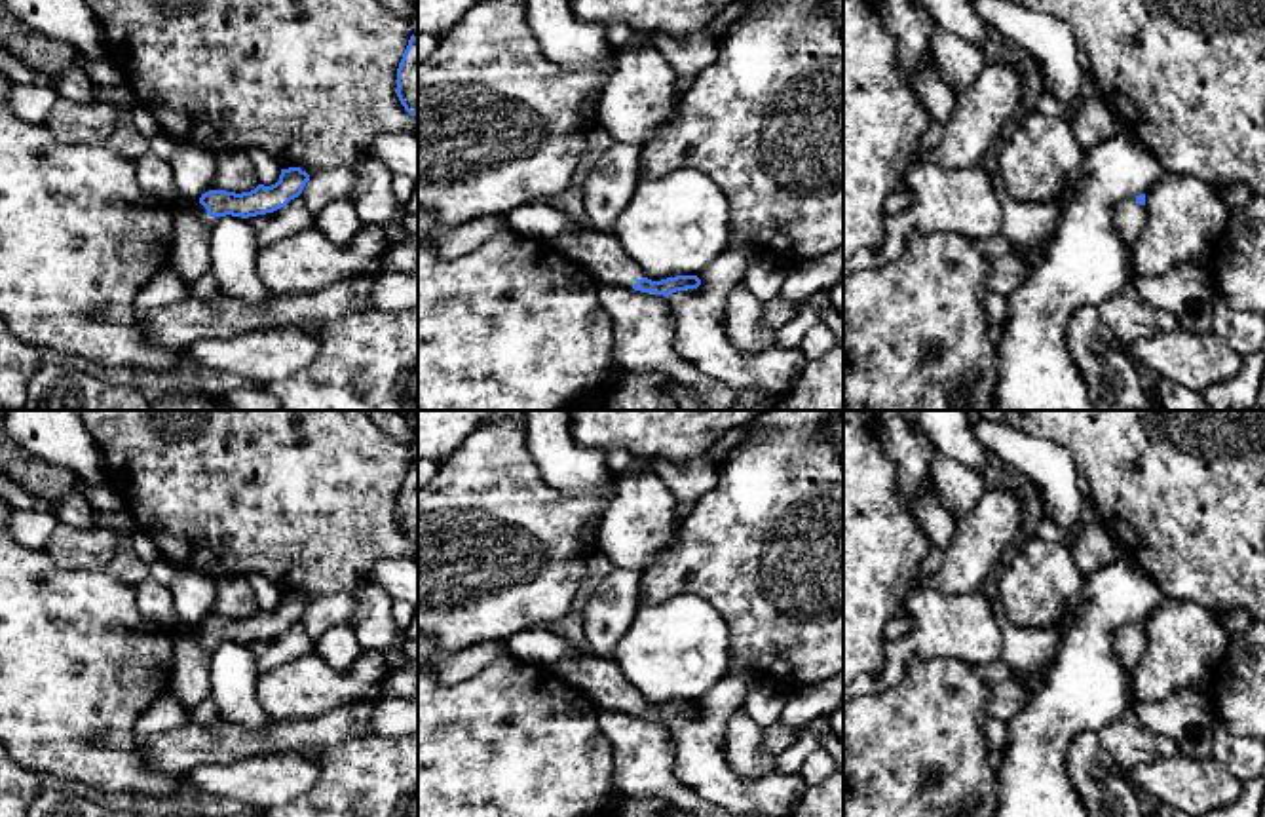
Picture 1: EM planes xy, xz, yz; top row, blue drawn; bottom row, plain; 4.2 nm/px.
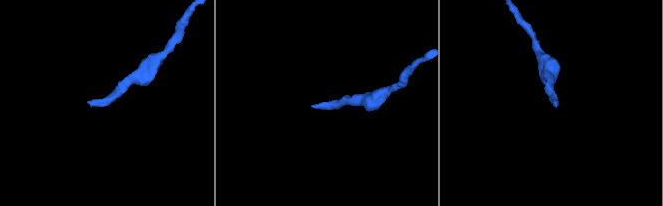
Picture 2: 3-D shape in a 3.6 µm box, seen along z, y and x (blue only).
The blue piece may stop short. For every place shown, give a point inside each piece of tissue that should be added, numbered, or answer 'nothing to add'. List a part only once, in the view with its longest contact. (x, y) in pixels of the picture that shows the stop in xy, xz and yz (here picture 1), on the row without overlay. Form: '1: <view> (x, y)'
1: xy (202, 641)

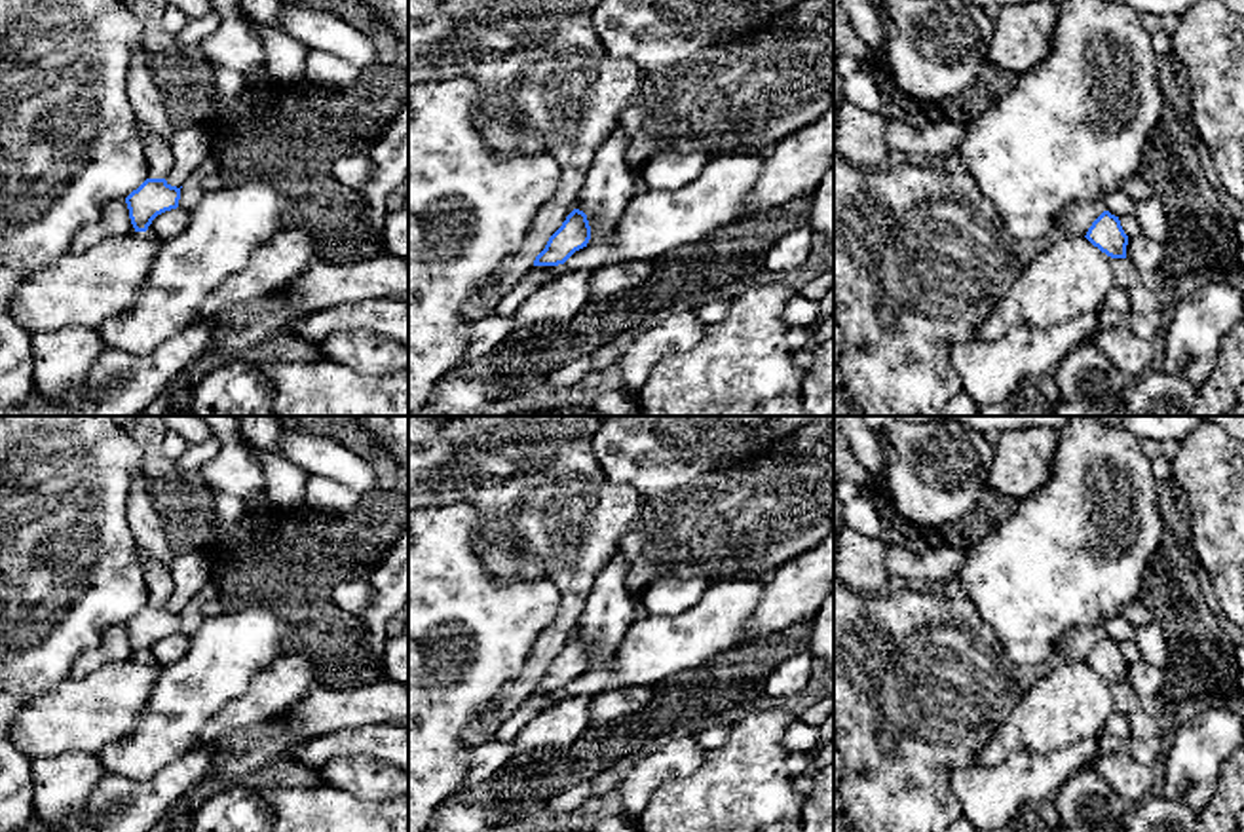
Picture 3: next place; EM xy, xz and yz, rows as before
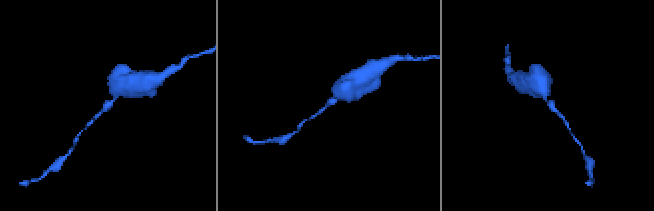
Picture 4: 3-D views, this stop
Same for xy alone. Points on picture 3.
nothing to add

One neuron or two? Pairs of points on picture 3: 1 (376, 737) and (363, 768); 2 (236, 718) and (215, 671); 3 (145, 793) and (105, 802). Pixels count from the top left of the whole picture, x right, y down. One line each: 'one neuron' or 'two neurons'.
1: two neurons
2: two neurons
3: one neuron

